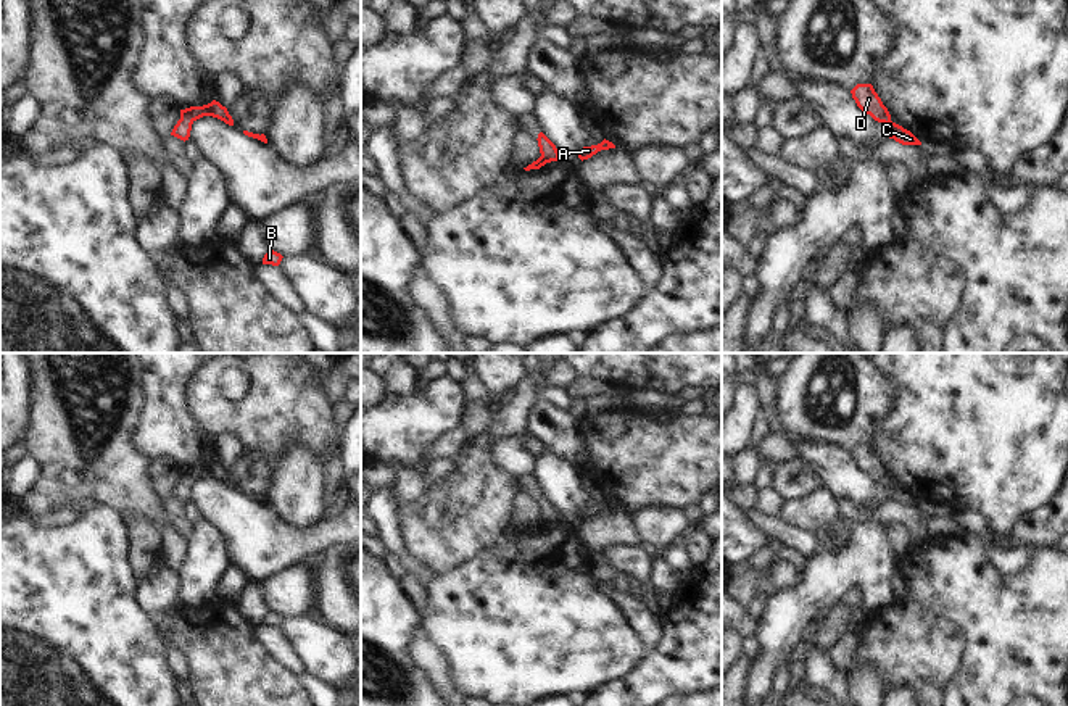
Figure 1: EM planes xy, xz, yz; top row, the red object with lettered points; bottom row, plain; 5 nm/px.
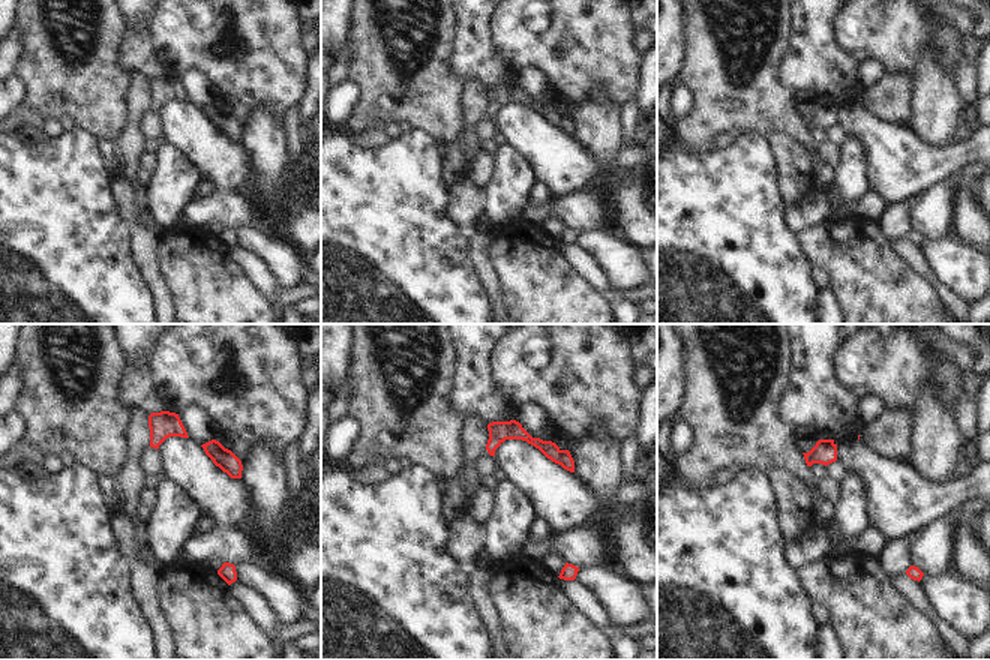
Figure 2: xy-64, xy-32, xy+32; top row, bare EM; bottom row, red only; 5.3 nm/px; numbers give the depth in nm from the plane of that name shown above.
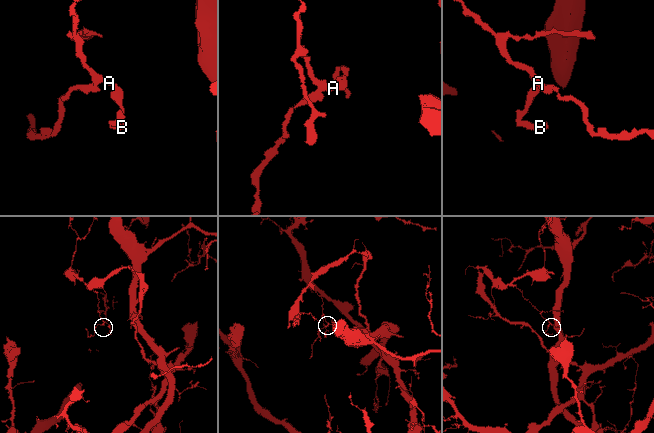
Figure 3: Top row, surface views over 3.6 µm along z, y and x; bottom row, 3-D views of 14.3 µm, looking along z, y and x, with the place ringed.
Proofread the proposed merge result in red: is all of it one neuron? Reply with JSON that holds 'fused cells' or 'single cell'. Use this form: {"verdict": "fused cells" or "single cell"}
{"verdict": "single cell"}

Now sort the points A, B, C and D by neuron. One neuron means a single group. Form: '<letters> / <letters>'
A B C D

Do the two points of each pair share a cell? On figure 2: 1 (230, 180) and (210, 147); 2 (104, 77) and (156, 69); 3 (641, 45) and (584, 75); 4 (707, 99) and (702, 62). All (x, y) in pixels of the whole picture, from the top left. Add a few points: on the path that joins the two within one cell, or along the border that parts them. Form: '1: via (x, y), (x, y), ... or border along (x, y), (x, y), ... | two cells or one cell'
1: via (230, 173), (215, 155) | one cell
2: border along (123, 38), (120, 60), (128, 74) | two cells
3: border along (633, 29), (632, 45), (641, 54) | two cells
4: via (707, 90), (707, 71) | one cell

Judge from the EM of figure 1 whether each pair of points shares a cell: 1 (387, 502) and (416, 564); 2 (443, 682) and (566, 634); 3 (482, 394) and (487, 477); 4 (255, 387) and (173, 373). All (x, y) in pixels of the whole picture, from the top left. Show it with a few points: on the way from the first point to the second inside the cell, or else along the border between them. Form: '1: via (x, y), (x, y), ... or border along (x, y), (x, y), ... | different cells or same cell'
1: via (387, 518), (390, 532), (401, 548) | same cell
2: border along (435, 645), (447, 661), (456, 689) | different cells
3: border along (498, 403), (490, 408) | different cells
4: border along (198, 369), (186, 389), (186, 406), (192, 415) | different cells

